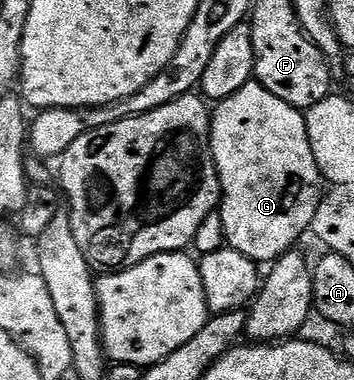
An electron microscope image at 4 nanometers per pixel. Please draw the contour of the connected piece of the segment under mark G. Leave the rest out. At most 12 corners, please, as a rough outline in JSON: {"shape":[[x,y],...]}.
{"shape":[[257,81],[213,108],[226,243],[256,264],[313,228],[305,114]]}

